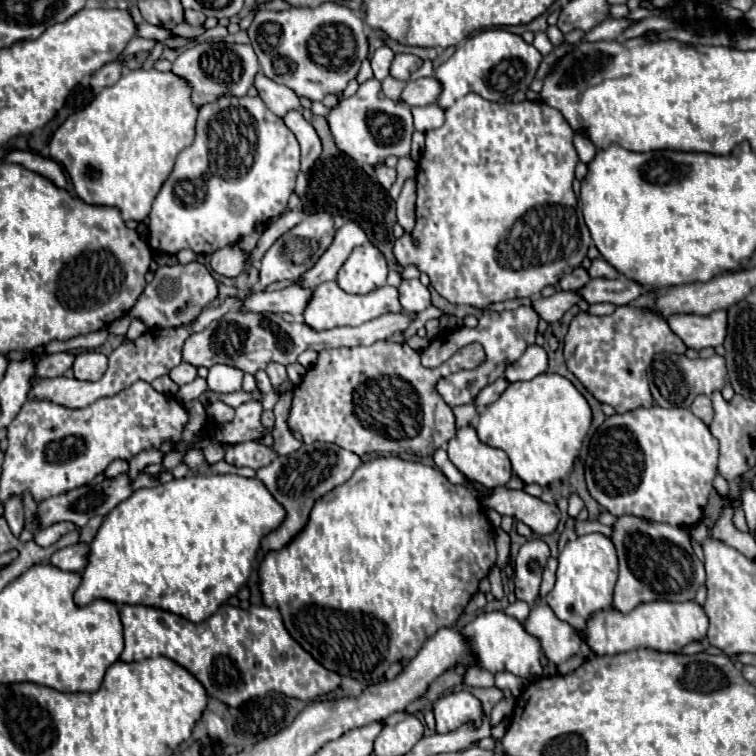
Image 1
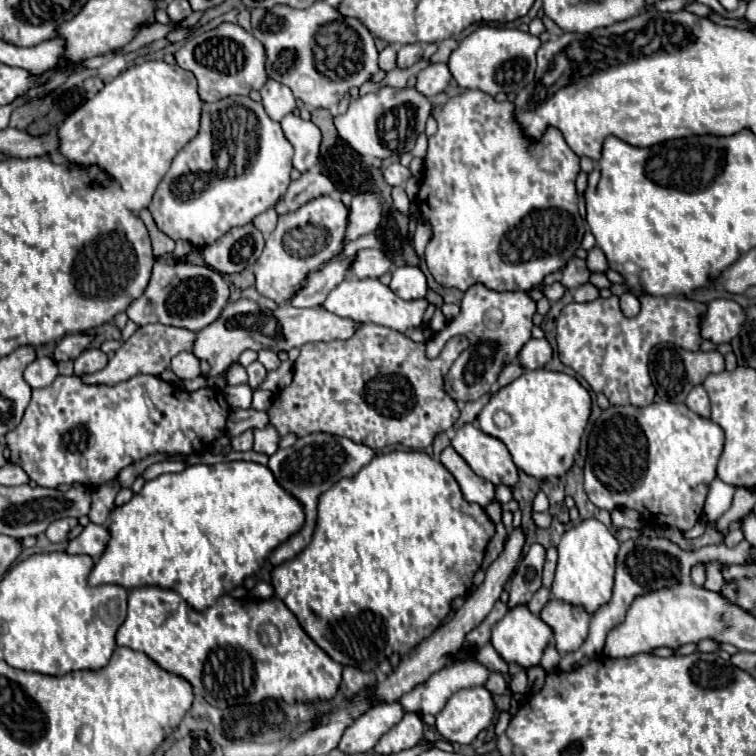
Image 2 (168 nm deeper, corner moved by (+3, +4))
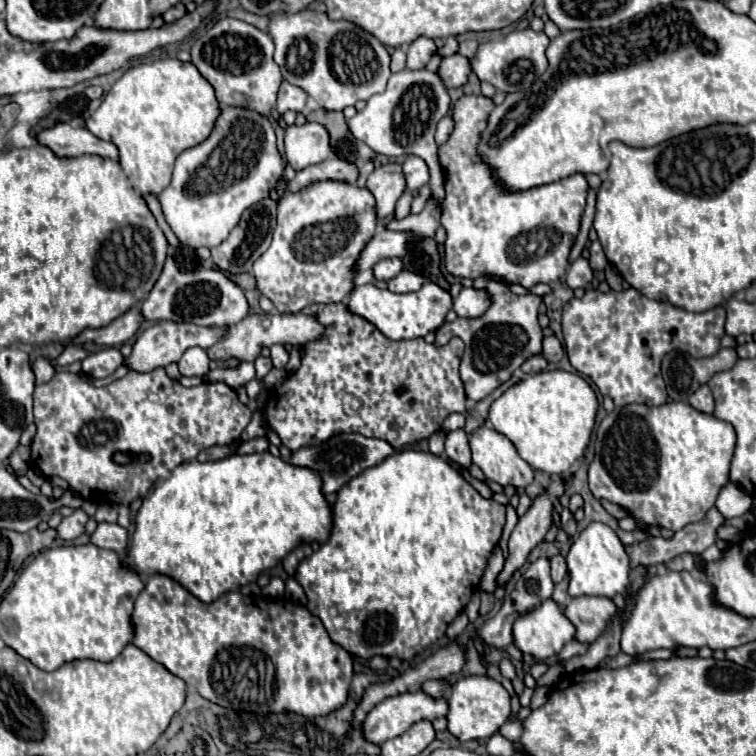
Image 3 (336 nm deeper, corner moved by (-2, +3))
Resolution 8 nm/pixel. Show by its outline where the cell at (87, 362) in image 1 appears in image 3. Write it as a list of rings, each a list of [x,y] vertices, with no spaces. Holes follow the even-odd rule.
[[[110,347],[110,349],[88,355],[82,361],[82,371],[96,377],[96,379],[102,379],[102,377],[112,375],[122,365],[122,361],[124,361],[124,357],[120,355],[120,351]]]

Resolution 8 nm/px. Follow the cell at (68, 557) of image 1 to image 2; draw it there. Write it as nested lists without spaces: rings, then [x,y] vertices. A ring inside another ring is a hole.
[[[89,522],[85,530],[81,532],[81,536],[77,536],[75,540],[69,540],[67,552],[69,554],[89,554],[93,558],[99,558],[107,542],[109,542],[109,530],[105,526]]]

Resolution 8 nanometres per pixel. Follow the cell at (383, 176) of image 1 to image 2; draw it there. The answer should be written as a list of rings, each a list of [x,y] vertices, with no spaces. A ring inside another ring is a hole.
[[[393,162],[391,166],[385,168],[383,176],[385,176],[385,180],[387,180],[391,186],[403,186],[403,184],[409,180],[411,170],[409,170],[407,166],[401,166],[399,162]]]

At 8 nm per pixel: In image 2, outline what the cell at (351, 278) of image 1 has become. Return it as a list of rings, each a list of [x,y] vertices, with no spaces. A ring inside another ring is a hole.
[[[359,250],[357,260],[351,268],[357,278],[381,278],[391,268],[391,260],[383,254],[383,250]]]

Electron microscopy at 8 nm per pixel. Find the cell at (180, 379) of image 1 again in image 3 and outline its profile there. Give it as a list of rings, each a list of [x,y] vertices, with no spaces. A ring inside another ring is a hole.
[[[192,347],[184,351],[184,355],[178,361],[178,367],[184,377],[204,377],[208,373],[208,363],[210,359],[206,351],[200,347]]]

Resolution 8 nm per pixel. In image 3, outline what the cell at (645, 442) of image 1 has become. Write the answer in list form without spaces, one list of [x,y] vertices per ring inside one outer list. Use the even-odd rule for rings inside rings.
[[[672,401],[660,407],[626,405],[608,413],[596,429],[596,457],[588,469],[590,491],[596,499],[606,499],[624,507],[648,527],[680,531],[690,523],[698,523],[714,507],[718,491],[728,483],[734,445],[736,433],[730,423],[724,423],[714,415],[704,415],[690,403]]]

